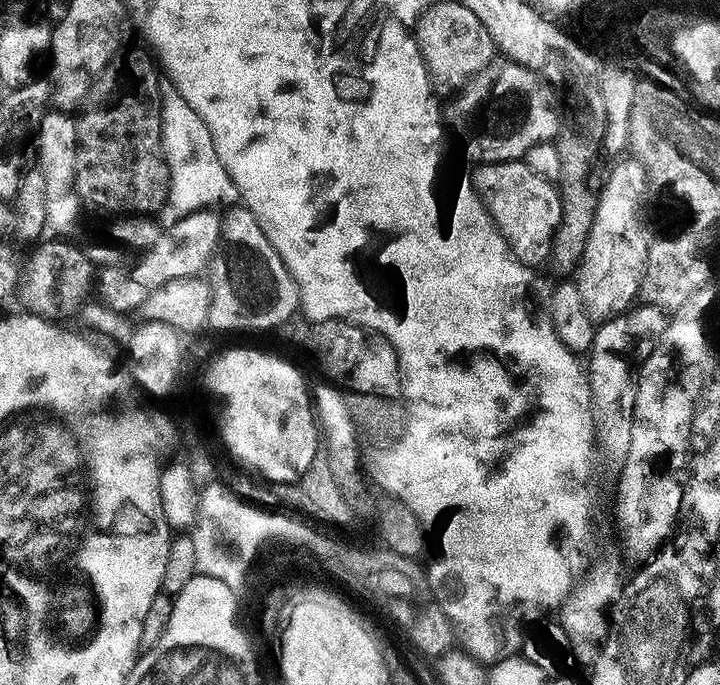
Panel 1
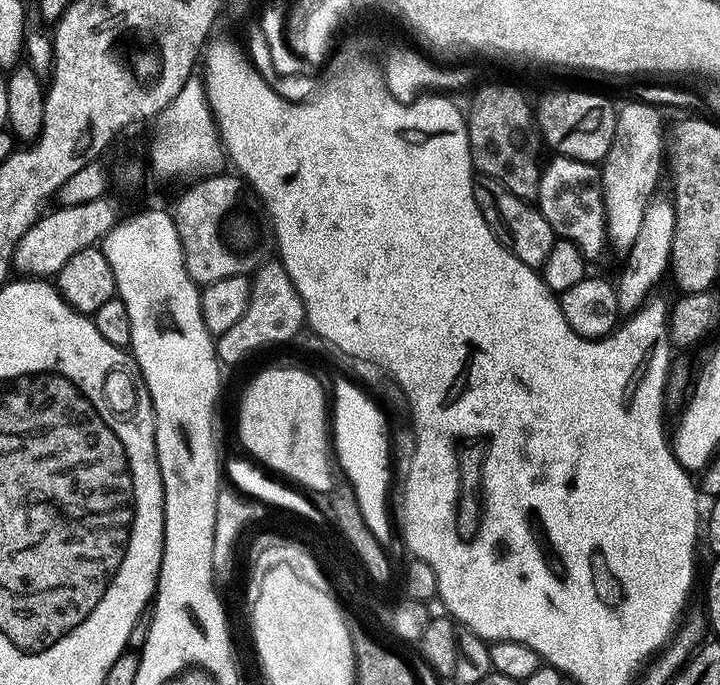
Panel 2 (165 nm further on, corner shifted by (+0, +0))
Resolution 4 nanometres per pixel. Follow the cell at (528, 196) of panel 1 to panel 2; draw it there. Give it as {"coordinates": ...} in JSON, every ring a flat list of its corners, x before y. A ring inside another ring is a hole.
{"coordinates":[[476,176,474,198,486,222,492,227,492,233,498,238,498,242,502,242,502,246,506,246,506,250,510,250,514,258,526,262,526,266,537,270,543,269,550,258,550,250,554,250,558,237,550,222,546,222,539,207,535,203,510,194,506,186,494,182,494,178,489,176]]}

